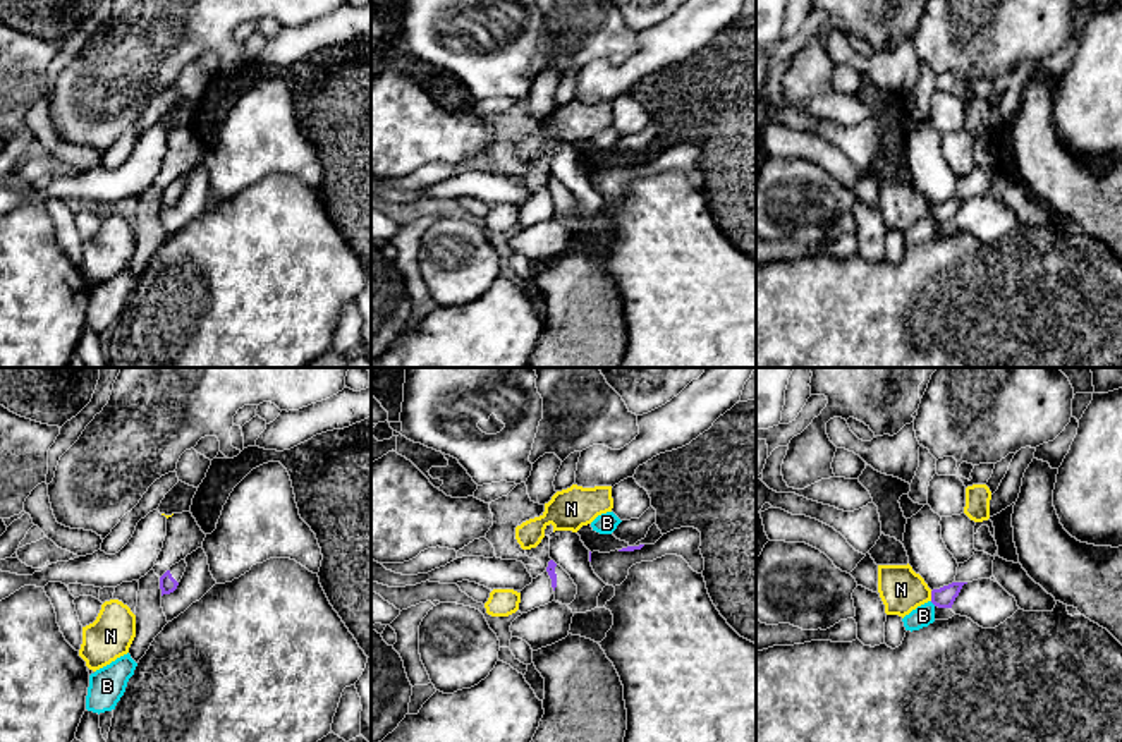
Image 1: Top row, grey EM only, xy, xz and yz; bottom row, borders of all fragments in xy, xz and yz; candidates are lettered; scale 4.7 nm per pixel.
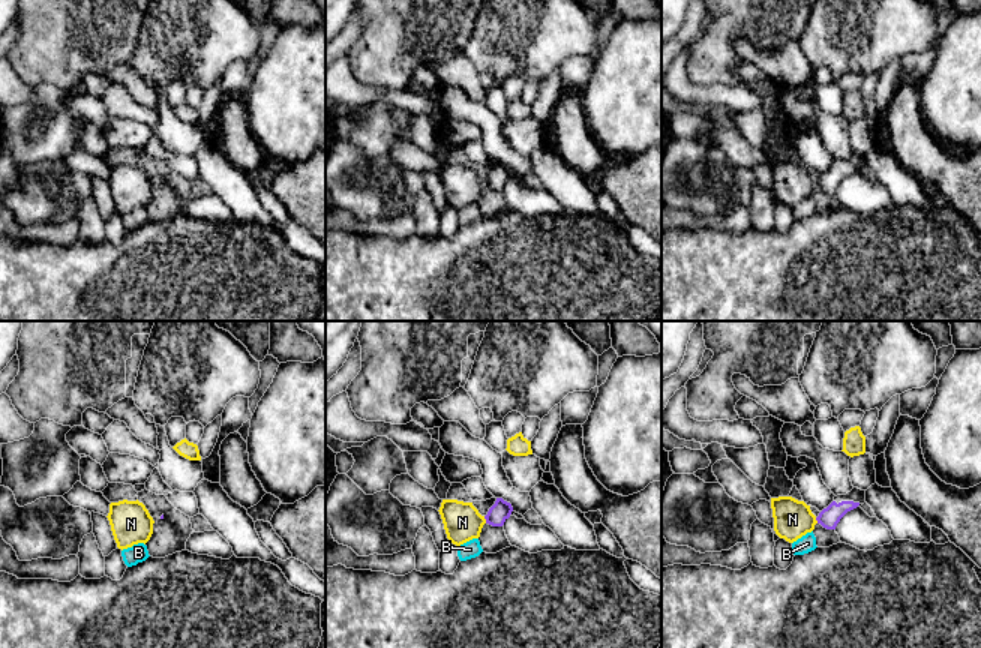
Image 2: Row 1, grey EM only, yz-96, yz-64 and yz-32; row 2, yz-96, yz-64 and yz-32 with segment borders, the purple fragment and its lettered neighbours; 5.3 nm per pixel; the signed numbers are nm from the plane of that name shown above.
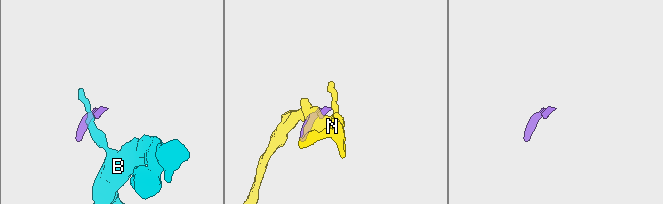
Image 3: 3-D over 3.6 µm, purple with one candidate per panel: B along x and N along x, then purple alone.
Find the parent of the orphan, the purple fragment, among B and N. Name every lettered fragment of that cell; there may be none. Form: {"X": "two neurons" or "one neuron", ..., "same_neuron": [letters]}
{"B": "two neurons", "N": "two neurons", "same_neuron": []}

